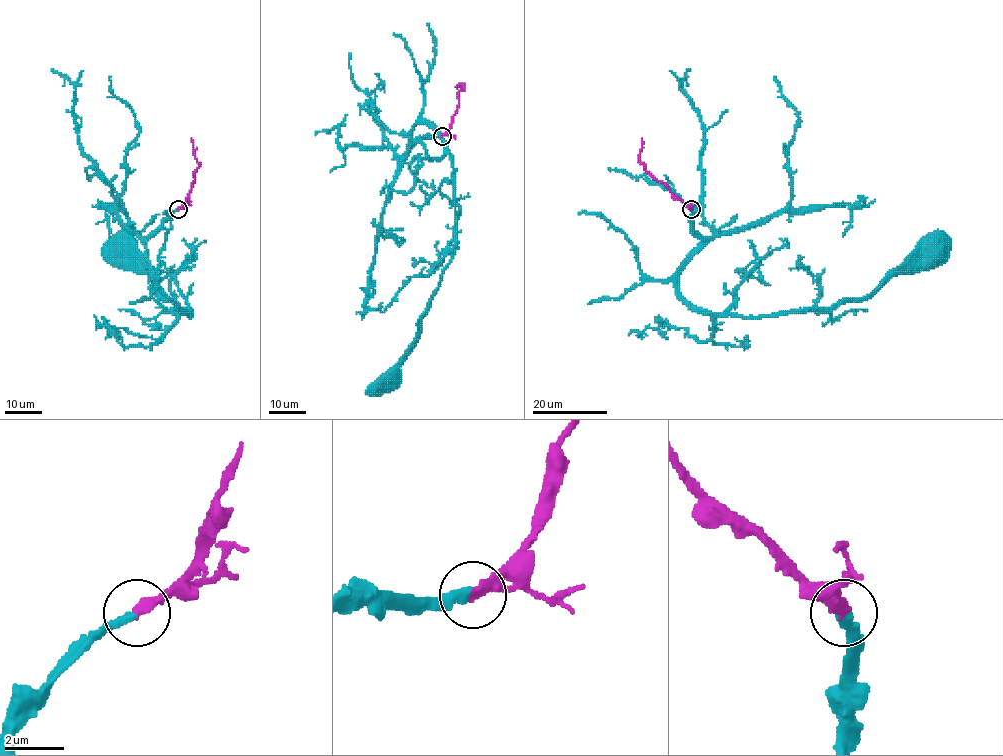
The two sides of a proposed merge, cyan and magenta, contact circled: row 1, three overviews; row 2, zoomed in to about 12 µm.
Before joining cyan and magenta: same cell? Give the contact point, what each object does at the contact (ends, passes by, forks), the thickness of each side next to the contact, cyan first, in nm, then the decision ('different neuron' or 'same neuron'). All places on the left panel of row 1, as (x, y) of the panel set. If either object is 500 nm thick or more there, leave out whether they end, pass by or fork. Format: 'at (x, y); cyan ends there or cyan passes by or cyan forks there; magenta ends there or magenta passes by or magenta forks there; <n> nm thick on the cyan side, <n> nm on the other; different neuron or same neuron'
at (178, 209); cyan ends there; magenta ends there; 320 nm thick on the cyan side, 320 nm on the other; same neuron

